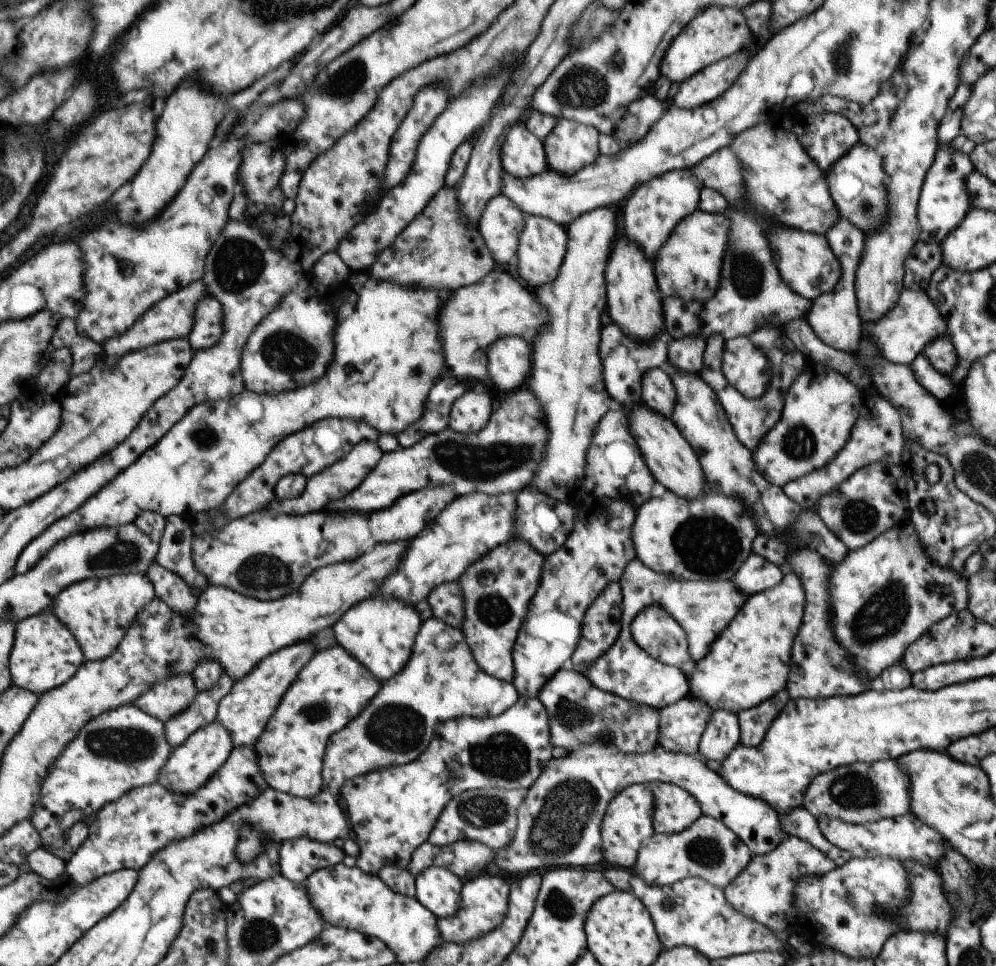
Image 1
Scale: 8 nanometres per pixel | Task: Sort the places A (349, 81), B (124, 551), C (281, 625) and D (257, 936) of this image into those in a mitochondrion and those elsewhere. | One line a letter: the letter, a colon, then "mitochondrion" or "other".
A: mitochondrion
B: mitochondrion
C: other
D: mitochondrion

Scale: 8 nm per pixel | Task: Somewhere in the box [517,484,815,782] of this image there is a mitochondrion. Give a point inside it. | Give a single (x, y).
(706, 546)

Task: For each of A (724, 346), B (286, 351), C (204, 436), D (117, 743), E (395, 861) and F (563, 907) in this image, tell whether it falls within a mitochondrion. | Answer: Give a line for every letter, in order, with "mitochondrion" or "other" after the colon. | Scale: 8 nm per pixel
A: other
B: mitochondrion
C: mitochondrion
D: mitochondrion
E: other
F: mitochondrion

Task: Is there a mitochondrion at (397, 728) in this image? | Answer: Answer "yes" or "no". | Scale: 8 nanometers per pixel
yes

